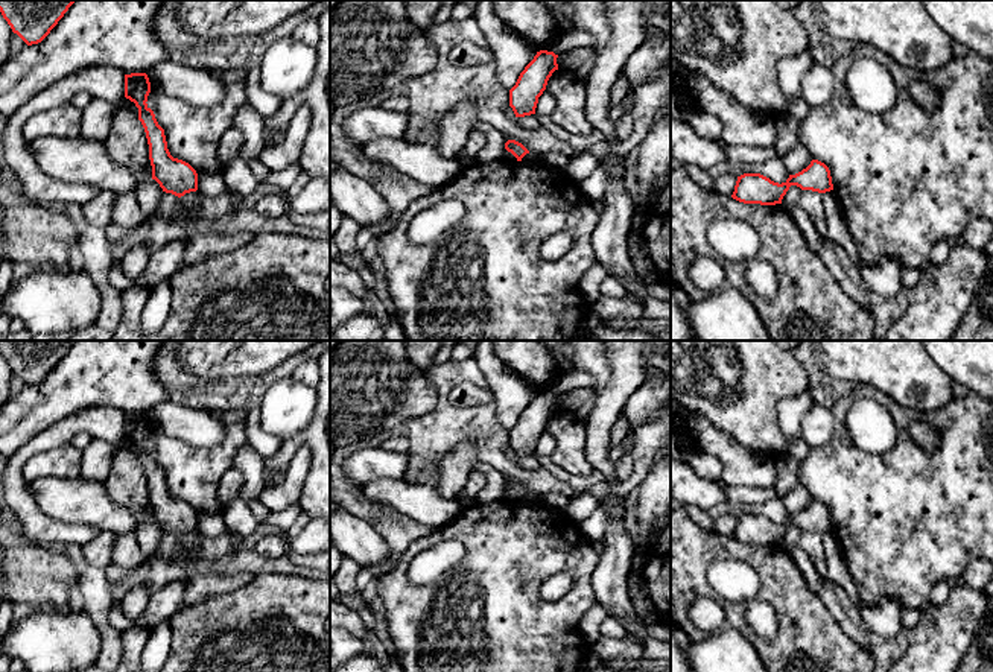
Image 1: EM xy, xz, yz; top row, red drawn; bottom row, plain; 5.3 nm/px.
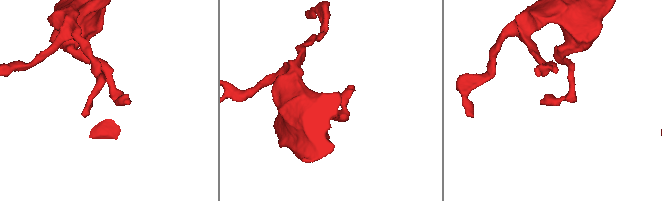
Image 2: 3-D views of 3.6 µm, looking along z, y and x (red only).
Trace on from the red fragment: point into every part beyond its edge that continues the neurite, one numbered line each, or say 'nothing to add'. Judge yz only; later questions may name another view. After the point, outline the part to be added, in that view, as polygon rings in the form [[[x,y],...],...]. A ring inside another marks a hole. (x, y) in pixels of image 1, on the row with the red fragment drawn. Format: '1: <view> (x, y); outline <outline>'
nothing to add

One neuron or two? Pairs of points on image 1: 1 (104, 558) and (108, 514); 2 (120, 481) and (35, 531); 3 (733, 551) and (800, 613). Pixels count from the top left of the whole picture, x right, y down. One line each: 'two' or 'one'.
1: two
2: two
3: one

